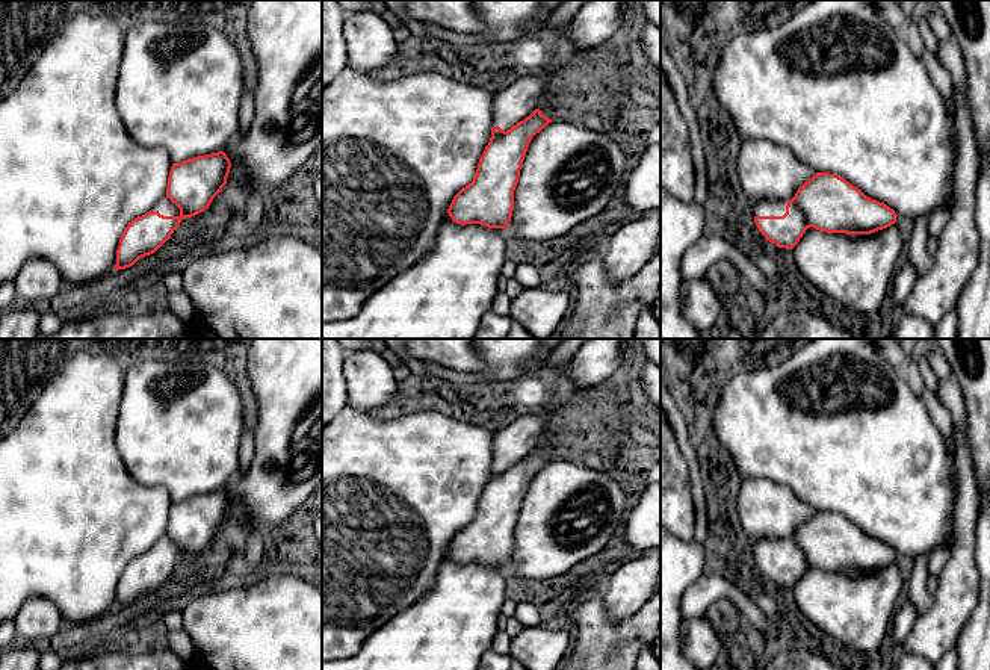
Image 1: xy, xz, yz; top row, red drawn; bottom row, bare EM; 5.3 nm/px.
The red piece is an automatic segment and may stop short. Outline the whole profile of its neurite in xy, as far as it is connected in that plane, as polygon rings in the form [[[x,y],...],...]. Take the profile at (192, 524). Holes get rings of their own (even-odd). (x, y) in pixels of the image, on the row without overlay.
[[[224,490],[172,502],[166,534],[124,569],[116,588],[116,608],[133,605],[156,591],[184,557],[204,551],[227,523],[231,501]]]

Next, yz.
[[[816,511],[789,540],[753,541],[754,561],[766,579],[792,588],[807,567],[871,573],[896,561],[893,547],[866,535],[845,517]]]

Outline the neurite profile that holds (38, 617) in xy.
[[[35,596],[26,600],[14,617],[15,640],[21,646],[47,638],[62,628],[63,619],[56,603],[47,597]]]

